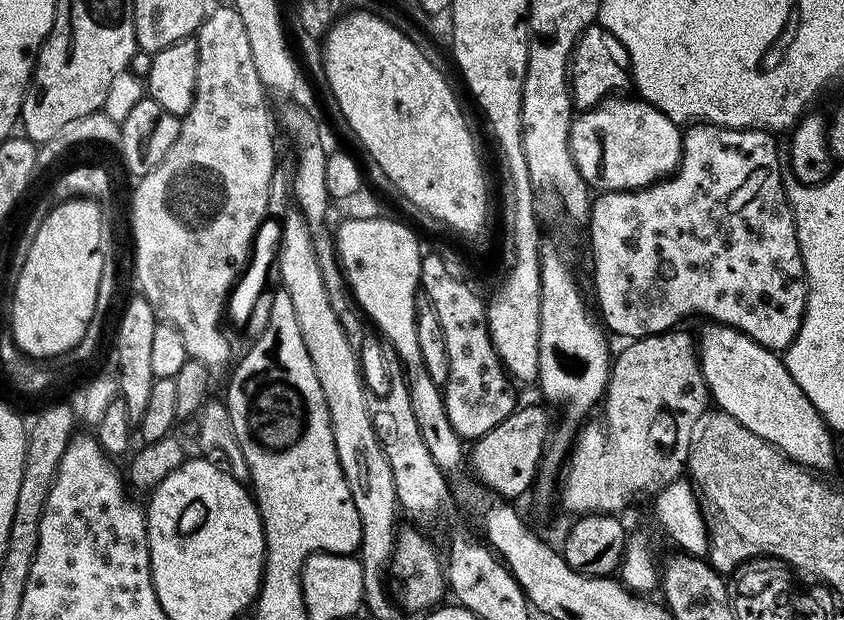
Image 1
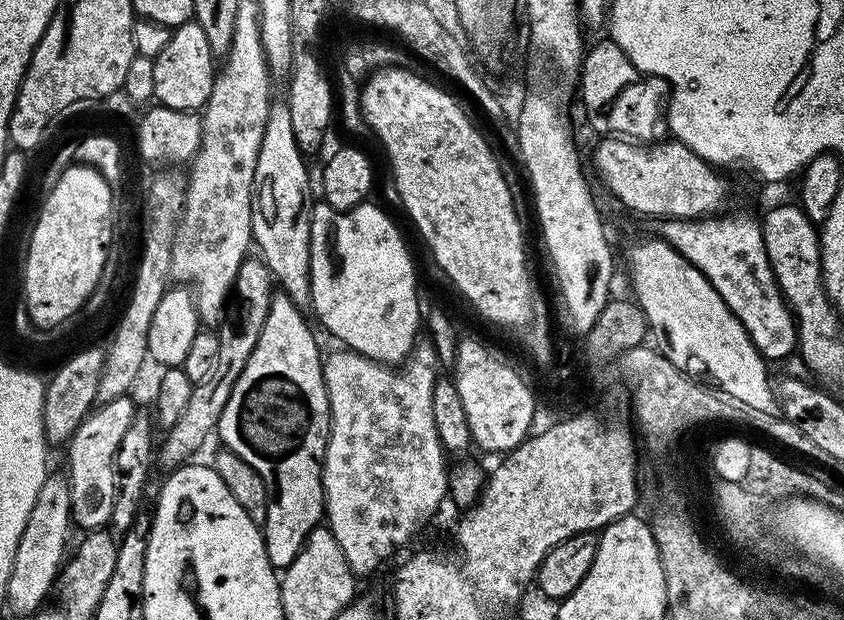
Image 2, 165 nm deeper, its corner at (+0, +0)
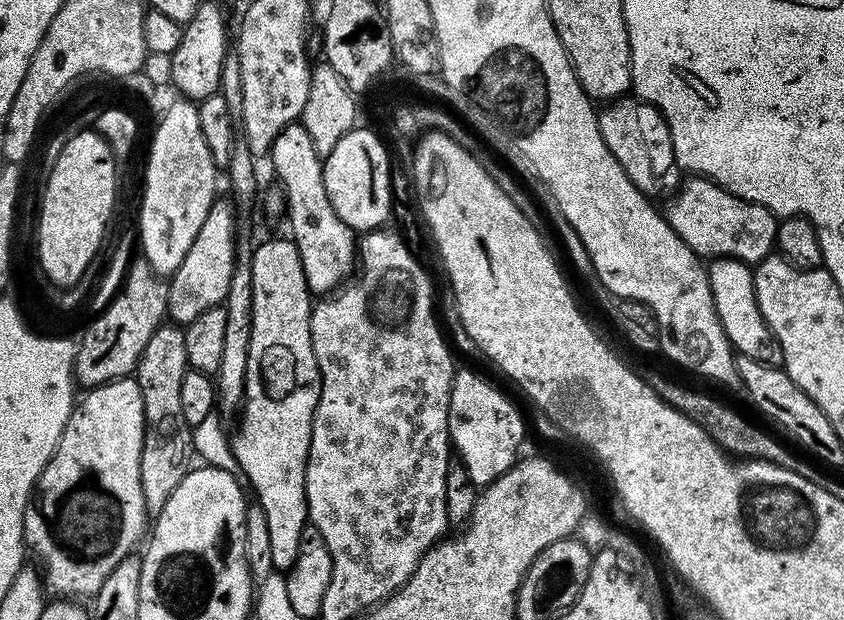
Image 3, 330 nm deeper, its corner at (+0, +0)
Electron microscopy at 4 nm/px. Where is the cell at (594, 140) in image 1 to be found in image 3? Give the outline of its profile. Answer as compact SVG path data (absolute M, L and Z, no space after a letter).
M689 175L687 179L669 202L666 219L674 234L678 234L692 252L701 258L740 260L749 266L773 255L778 220L769 208L738 198L704 176Z

